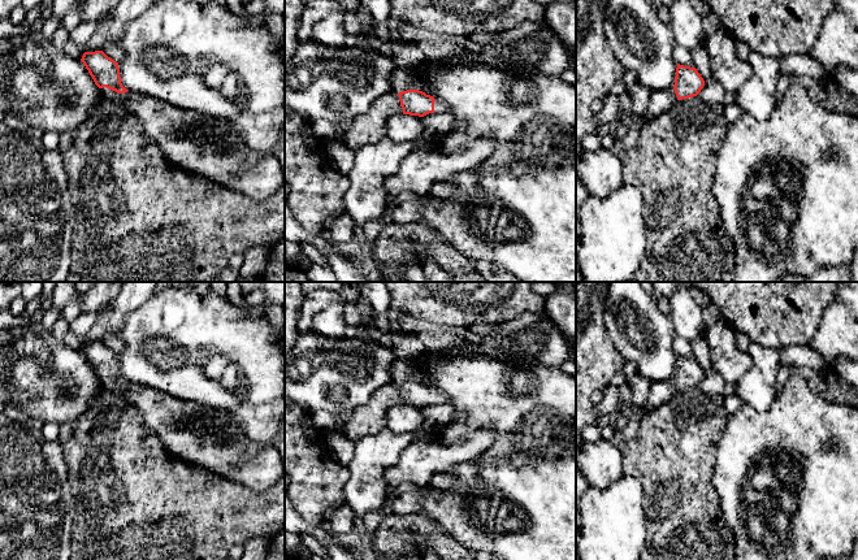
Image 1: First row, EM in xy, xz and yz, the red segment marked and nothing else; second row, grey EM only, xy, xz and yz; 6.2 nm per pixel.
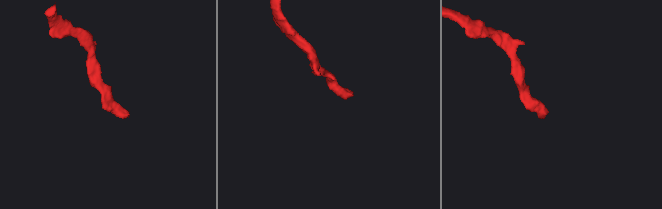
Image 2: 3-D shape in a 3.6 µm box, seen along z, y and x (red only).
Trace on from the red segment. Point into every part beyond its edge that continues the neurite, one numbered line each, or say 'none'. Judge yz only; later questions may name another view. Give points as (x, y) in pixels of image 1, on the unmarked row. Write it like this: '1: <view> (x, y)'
1: yz (661, 391)

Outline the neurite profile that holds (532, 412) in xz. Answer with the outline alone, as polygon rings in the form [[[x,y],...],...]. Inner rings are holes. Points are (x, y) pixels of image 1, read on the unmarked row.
[[[425,350],[413,359],[420,363],[422,383],[447,395],[450,404],[465,413],[463,420],[434,430],[442,443],[456,443],[472,431],[491,430],[495,440],[480,455],[481,460],[493,461],[498,456],[504,456],[515,465],[552,461],[566,451],[576,452],[576,377],[569,375],[562,368],[537,365],[521,369],[472,352],[442,353]]]

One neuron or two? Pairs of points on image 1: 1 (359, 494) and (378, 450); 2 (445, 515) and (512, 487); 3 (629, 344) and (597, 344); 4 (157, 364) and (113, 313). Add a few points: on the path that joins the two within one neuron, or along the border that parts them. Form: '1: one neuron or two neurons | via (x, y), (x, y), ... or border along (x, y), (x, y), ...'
1: one neuron | via (368, 483), (369, 460)
2: one neuron | via (477, 532), (492, 543), (519, 543), (534, 520)
3: two neurons | border along (603, 316), (603, 324), (614, 347), (627, 361)
4: two neurons | border along (143, 303), (126, 317), (122, 329), (117, 334)

